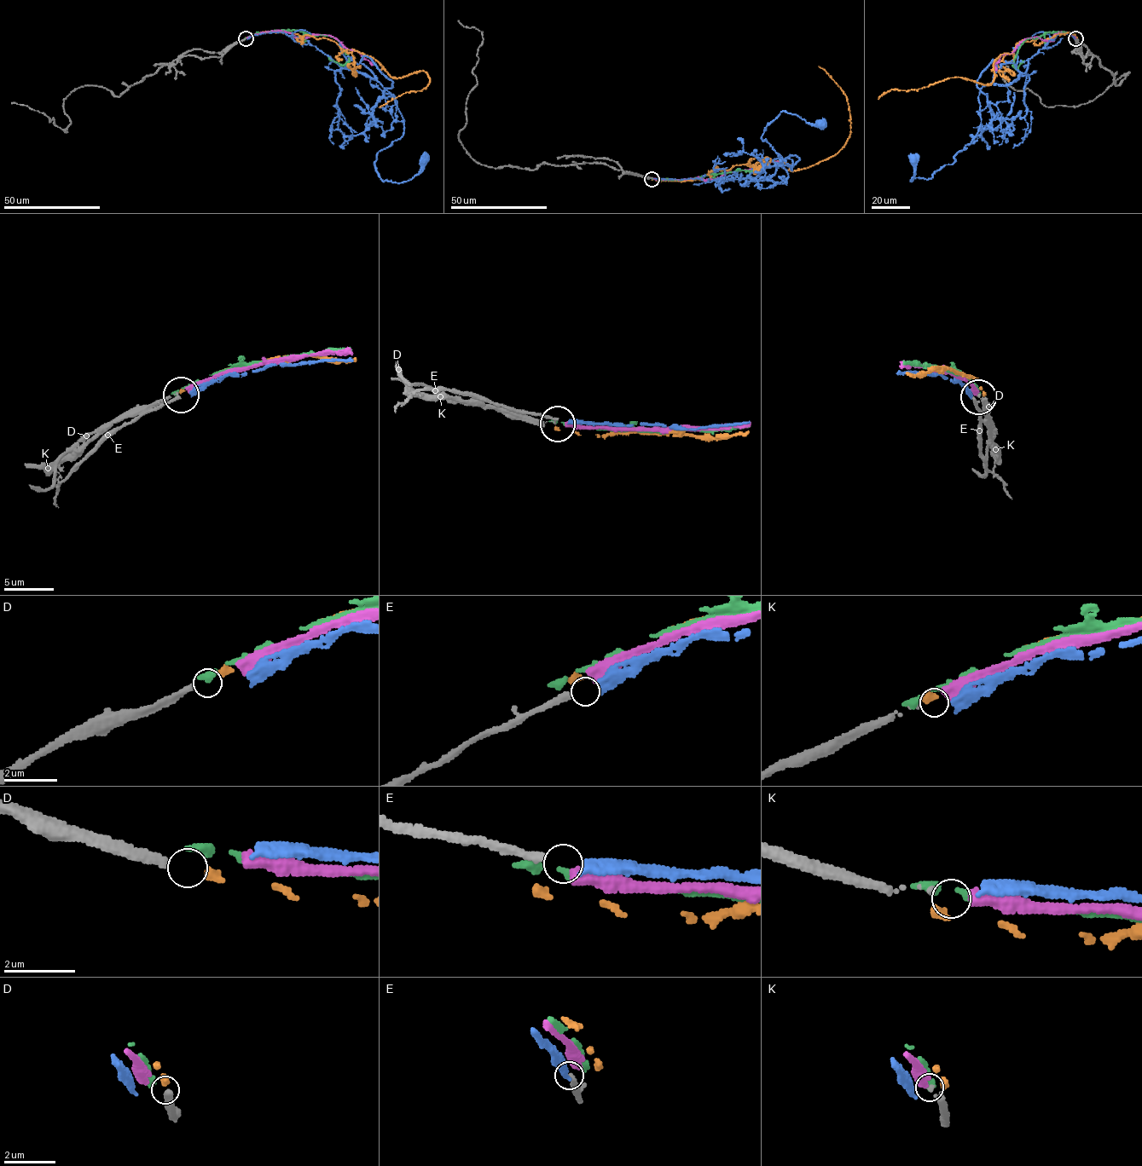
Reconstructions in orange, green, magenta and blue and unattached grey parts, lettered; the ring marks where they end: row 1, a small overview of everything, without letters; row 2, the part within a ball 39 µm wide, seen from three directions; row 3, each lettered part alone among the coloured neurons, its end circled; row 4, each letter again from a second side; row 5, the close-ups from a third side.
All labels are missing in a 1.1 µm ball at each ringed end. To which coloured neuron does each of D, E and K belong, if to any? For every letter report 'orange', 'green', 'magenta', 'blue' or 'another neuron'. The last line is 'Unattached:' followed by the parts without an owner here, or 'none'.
D: orange
E: blue
K: magenta
Unattached: none

